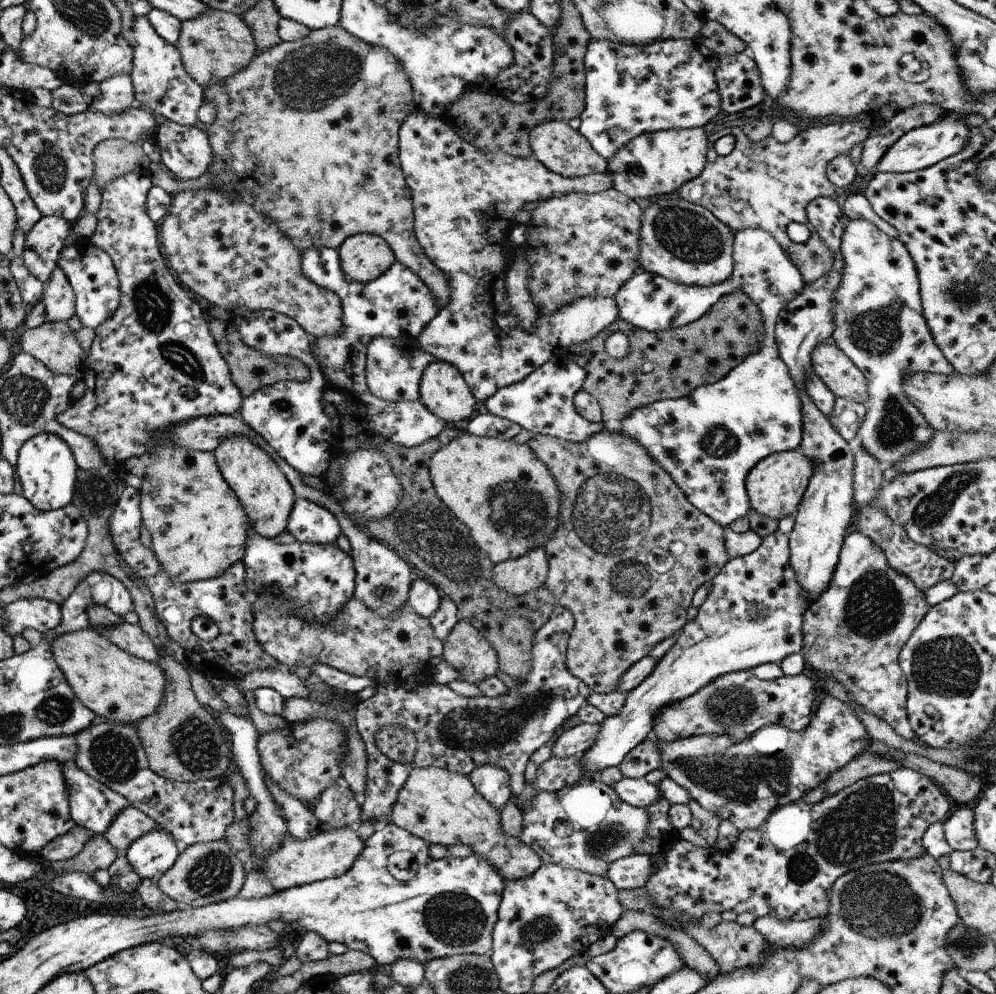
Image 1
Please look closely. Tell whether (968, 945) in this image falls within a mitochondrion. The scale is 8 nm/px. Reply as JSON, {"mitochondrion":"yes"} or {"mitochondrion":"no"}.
{"mitochondrion":"yes"}

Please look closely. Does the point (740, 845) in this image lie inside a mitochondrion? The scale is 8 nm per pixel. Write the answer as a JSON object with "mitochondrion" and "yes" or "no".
{"mitochondrion":"no"}

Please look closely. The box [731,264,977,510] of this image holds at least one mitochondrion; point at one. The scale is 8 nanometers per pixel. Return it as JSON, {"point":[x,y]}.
{"point":[874,333]}

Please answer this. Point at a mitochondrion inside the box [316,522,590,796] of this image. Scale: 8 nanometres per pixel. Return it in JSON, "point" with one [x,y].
{"point":[472,728]}

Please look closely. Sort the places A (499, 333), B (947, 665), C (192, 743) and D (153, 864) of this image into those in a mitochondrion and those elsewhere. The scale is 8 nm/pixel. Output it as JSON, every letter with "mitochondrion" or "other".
{"A":"other","B":"mitochondrion","C":"mitochondrion","D":"other"}

